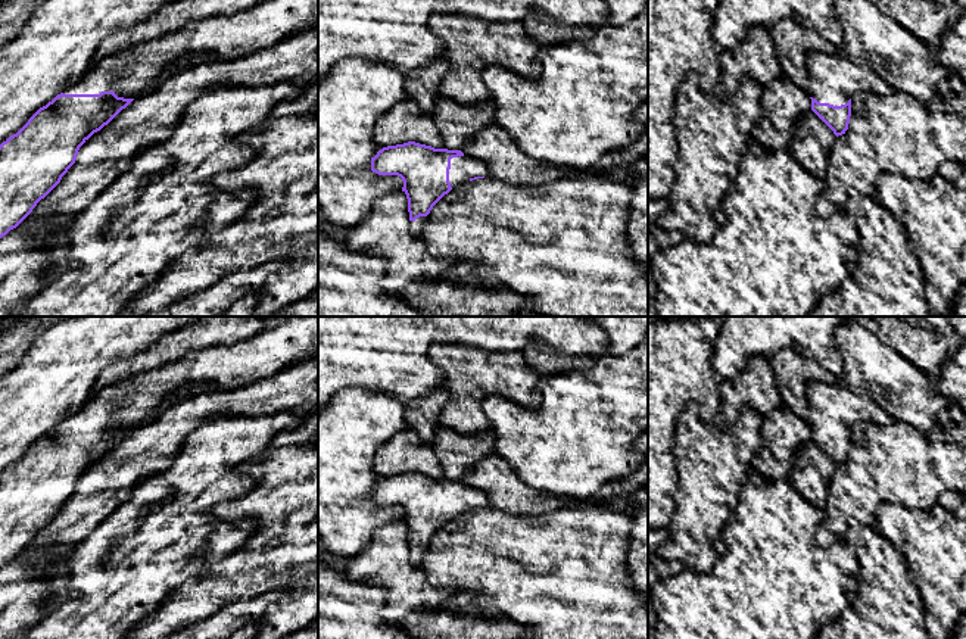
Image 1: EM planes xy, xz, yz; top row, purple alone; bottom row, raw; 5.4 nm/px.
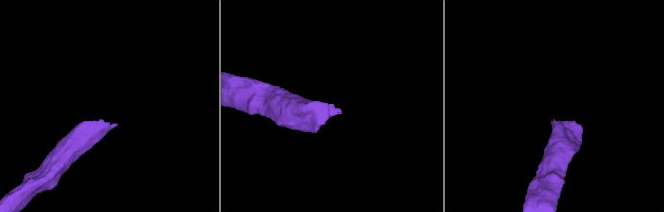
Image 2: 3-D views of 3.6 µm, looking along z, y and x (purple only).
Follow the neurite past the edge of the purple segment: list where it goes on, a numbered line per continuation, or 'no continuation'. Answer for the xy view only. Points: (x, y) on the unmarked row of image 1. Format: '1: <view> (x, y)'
1: xy (130, 404)

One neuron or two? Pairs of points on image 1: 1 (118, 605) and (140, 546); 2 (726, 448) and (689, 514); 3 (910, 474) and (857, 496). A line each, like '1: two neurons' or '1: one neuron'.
1: one neuron
2: one neuron
3: one neuron

